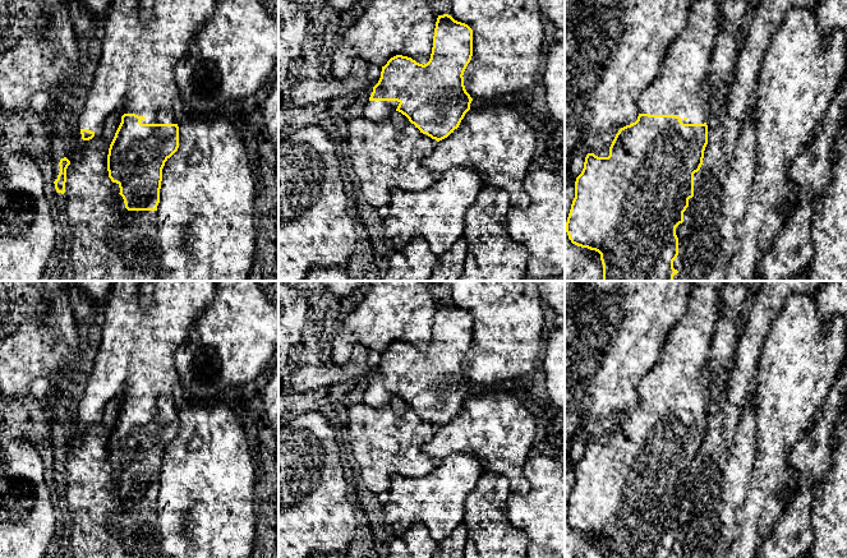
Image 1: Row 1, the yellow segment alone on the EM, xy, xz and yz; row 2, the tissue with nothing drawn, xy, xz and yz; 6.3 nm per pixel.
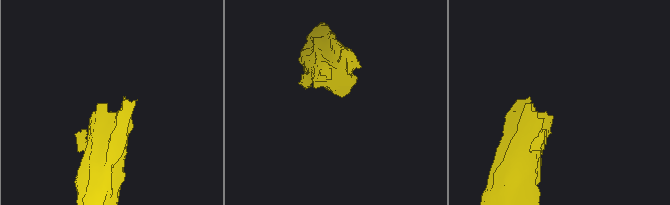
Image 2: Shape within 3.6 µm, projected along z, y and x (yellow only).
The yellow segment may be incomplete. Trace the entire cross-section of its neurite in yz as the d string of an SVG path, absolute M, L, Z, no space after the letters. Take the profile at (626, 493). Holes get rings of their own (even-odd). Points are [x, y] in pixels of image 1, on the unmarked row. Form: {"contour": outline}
{"contour": "M691 281L686 310L666 336L659 361L653 369L643 375L637 384L637 406L618 416L609 433L608 443L598 443L594 439L588 439L585 443L584 455L575 467L575 484L567 503L566 518L572 530L595 536L600 540L603 558L678 558L673 554L673 547L678 541L676 513L683 508L683 498L689 493L689 485L694 483L694 460L698 458L703 451L704 437L708 430L705 392L709 387L710 377L706 372L706 365L710 358L715 324L721 317L719 295L724 285L726 281Z"}

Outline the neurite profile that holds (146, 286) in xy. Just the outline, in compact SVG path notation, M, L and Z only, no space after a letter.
M141 281L139 285L141 306L147 310L152 300L152 281Z

